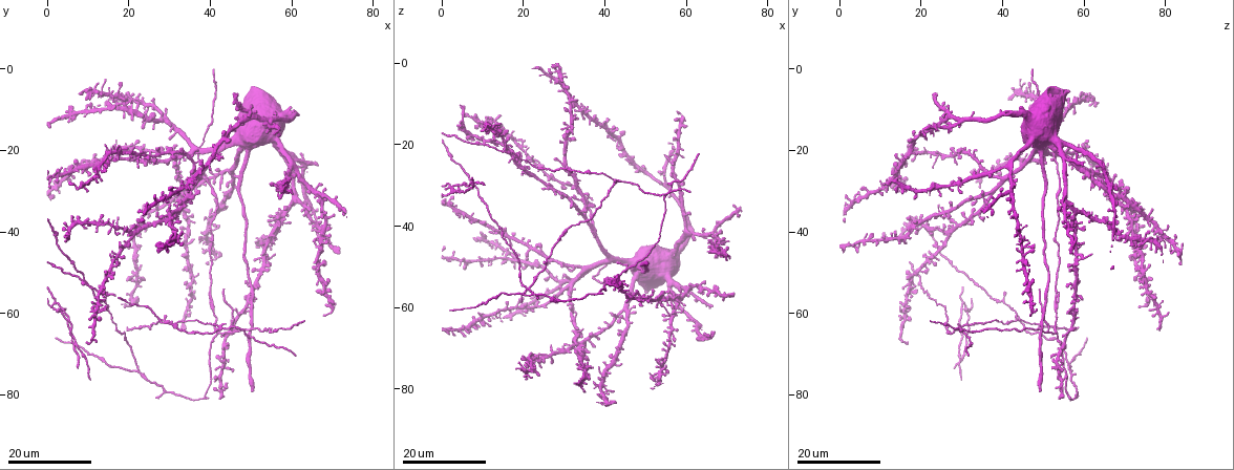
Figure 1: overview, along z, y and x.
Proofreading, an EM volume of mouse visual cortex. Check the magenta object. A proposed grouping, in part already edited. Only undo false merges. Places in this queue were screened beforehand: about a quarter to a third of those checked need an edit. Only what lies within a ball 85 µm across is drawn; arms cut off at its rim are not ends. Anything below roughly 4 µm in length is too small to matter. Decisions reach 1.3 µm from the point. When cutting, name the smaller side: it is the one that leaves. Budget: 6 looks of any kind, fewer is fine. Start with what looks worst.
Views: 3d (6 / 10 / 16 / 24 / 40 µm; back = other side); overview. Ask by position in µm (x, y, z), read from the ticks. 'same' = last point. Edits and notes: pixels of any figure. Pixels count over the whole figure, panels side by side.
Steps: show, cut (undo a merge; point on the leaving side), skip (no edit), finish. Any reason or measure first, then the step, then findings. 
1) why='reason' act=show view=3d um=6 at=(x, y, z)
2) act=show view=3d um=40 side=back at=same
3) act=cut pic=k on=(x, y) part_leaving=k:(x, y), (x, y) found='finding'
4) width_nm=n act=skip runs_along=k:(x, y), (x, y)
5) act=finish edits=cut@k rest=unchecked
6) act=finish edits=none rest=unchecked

why='four-way junction' act=show view=3d um=16 at=(42.0, 64.0, 29.5)

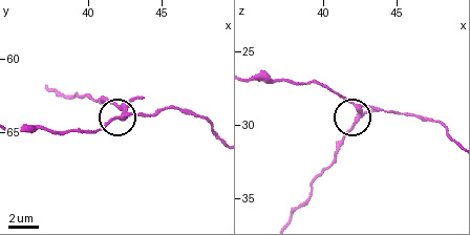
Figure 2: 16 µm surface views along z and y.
act=show view=3d um=10 at=(42.6, 63.8, 28.8)

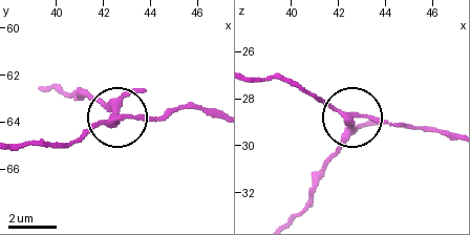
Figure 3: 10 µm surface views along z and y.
arms=4 act=cut pic=3 on=(131, 90) part_leaving=3:(111, 122), (98, 102), (51, 86) found='two cells meet here'

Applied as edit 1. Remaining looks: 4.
why='branch point' act=show view=3d um=24 at=(48.5, 63.5, 48.5)

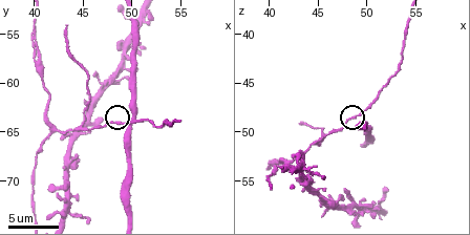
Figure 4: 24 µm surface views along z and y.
act=show view=3d um=6 at=(49.0, 64.0, 48.6)

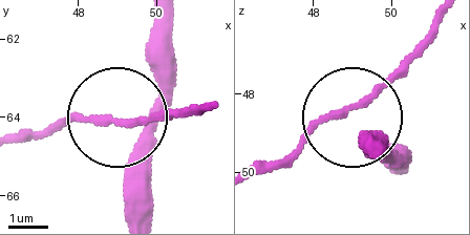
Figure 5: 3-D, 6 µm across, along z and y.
width_nm=140 act=skip found='continuous, no second cell'

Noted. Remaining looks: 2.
why='two arms in line, one across' act=show view=3d um=16 at=(22.5, 73.5, 56.0)

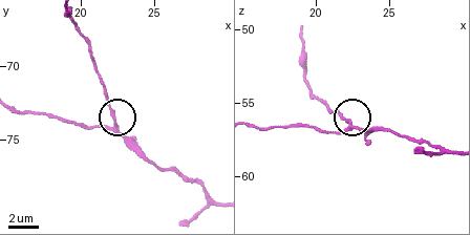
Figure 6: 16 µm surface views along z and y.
act=show view=3d um=6 at=(22.4, 74.0, 56.6)

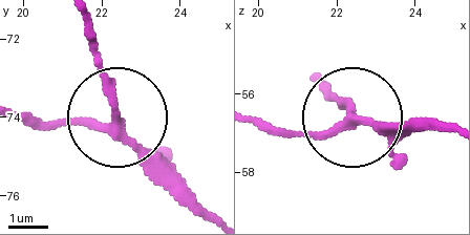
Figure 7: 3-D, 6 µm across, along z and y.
width_nm=210 act=skip runs_along=7:(452, 129), (362, 116), (312, 136), (265, 129) found='all the same cell'

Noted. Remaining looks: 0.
act=finish edits=cut@3 rest=unchecked

